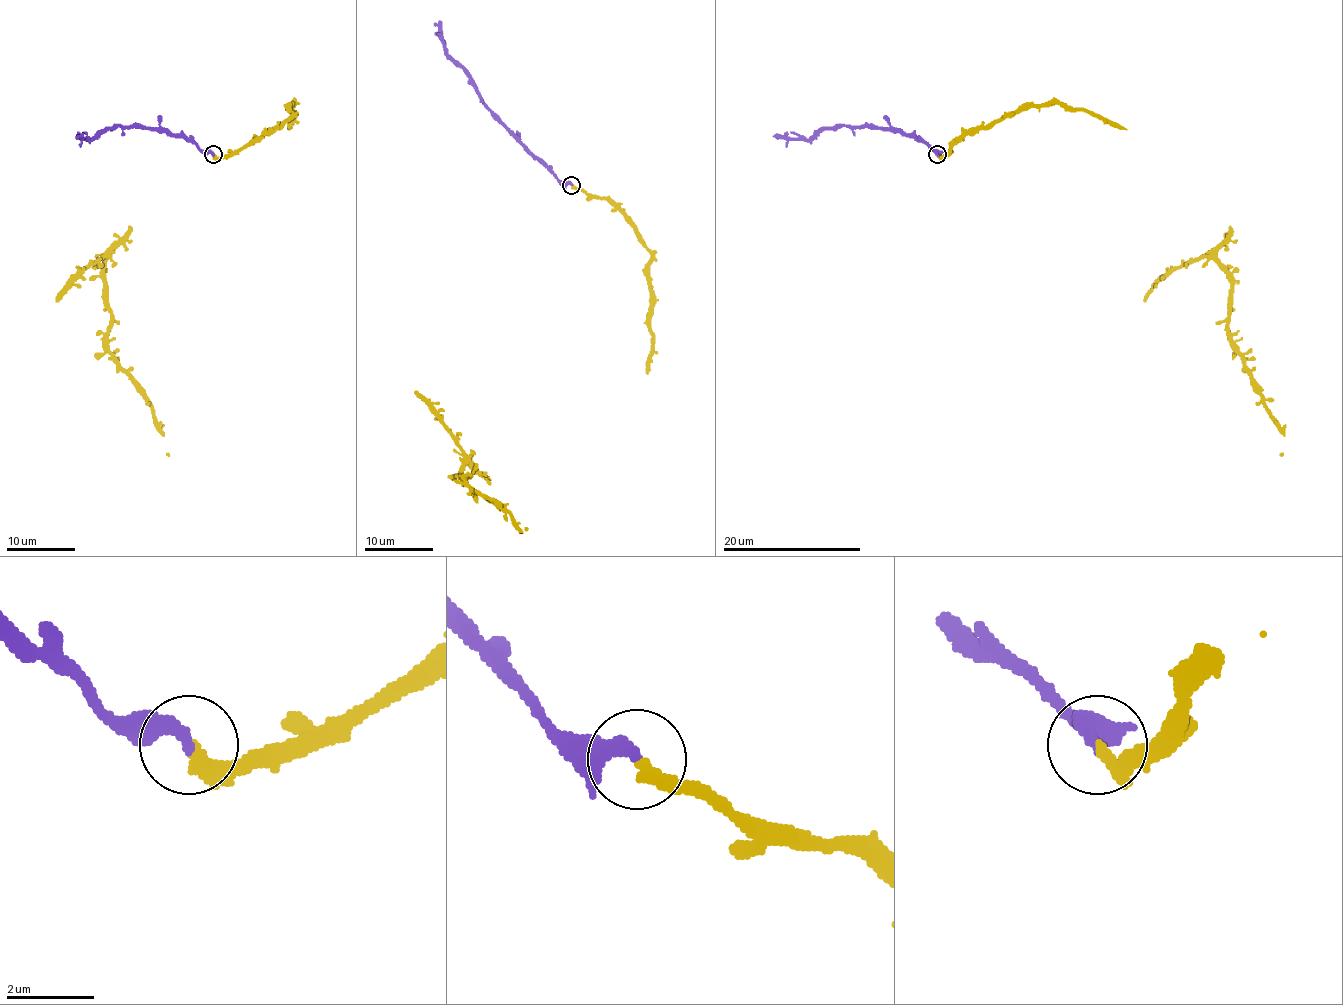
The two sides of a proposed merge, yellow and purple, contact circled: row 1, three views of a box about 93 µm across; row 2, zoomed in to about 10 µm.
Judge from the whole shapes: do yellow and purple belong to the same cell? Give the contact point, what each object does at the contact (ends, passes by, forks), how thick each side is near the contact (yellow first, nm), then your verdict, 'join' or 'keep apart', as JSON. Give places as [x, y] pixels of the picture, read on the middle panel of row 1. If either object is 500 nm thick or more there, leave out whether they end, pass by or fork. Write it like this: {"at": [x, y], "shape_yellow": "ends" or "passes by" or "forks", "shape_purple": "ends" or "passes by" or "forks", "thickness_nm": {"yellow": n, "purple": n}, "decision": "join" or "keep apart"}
{"at": [571, 185], "shape_yellow": "ends", "shape_purple": "ends", "thickness_nm": {"yellow": 320, "purple": 360}, "decision": "join"}

